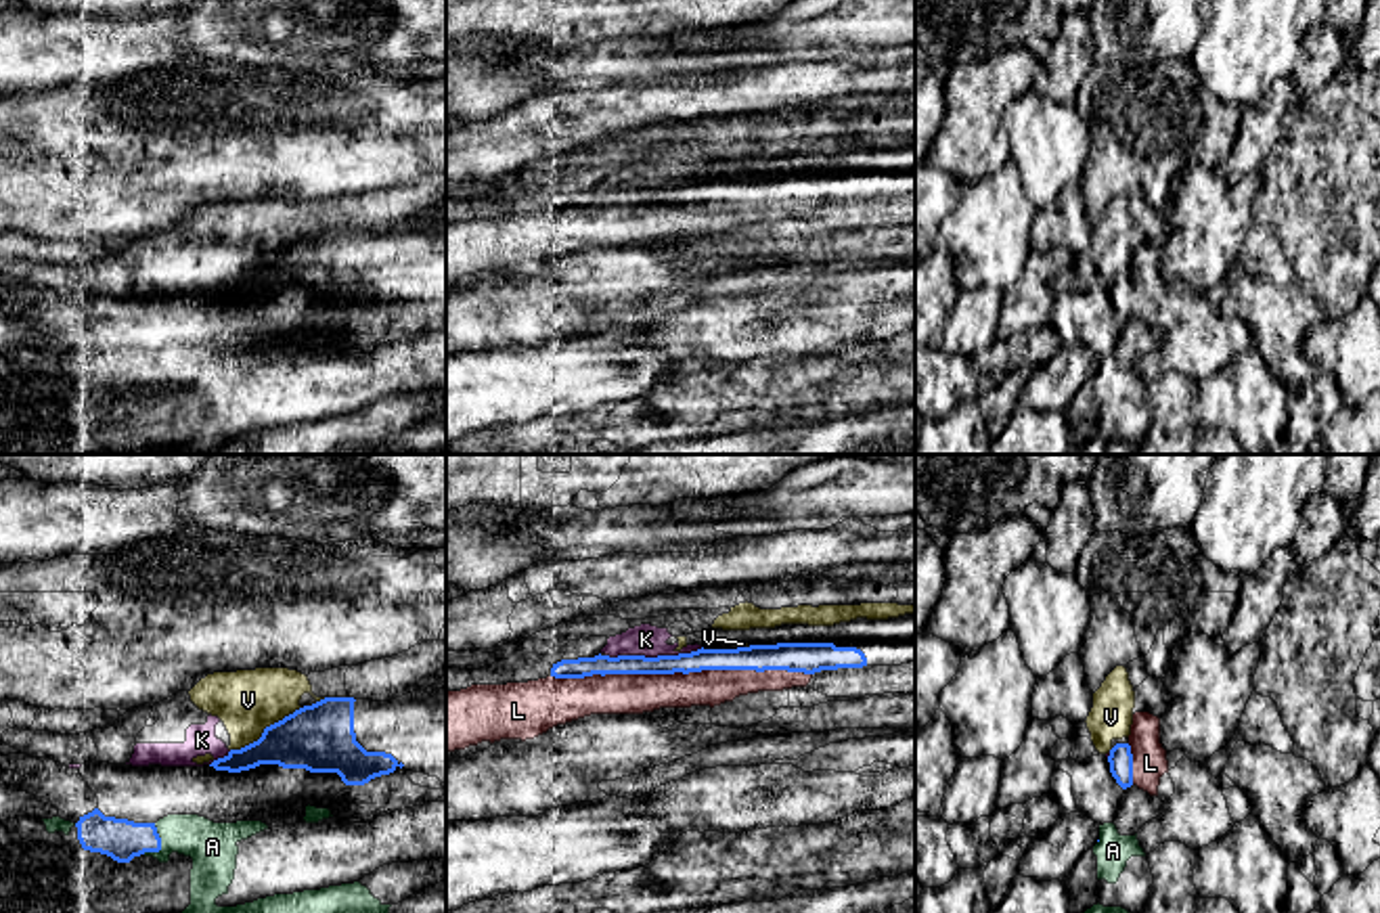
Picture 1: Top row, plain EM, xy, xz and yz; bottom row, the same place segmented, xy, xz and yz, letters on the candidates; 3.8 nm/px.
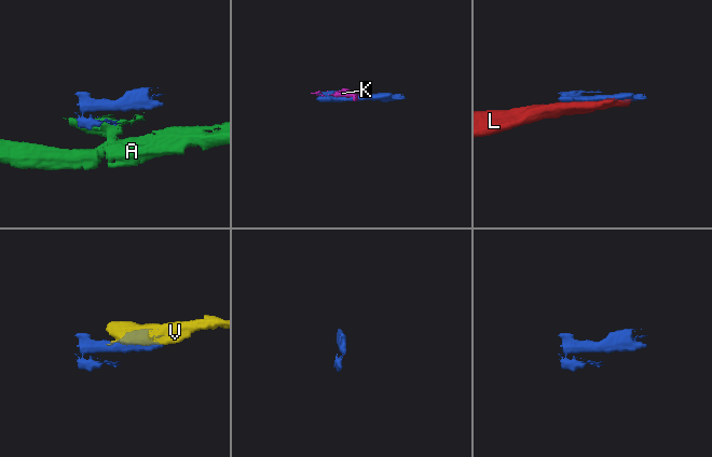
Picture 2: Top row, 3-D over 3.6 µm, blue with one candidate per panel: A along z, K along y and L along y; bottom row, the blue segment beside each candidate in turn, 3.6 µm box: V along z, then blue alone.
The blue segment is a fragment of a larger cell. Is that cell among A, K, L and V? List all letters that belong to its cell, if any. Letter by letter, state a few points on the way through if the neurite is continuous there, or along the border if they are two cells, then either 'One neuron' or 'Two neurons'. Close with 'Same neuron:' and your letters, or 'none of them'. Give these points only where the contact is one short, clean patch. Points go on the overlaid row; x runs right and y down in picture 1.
A: Two neurons
K: Two neurons
L: One neuron
V: Two neurons
Same neuron: L

